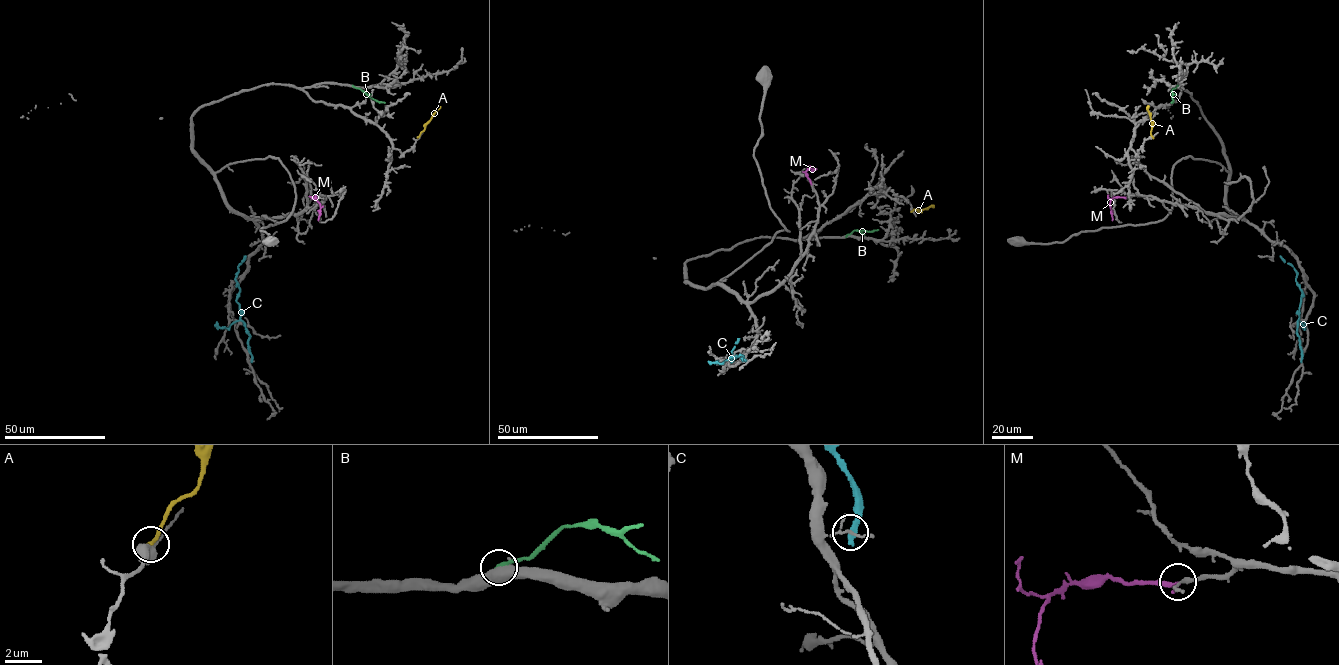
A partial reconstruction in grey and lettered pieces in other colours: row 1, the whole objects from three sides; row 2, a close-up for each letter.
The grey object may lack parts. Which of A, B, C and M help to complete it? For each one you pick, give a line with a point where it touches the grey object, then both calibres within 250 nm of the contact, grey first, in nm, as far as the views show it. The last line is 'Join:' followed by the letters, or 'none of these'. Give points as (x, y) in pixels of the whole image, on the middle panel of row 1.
M: meets grey at (811, 184); 190 nm thick on the grey side, 320 nm on the other
Join: M

